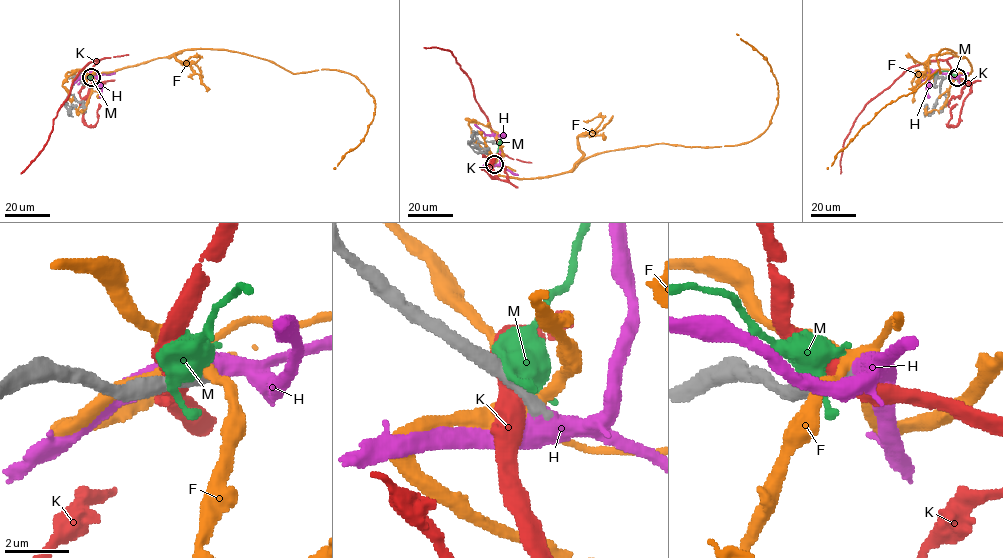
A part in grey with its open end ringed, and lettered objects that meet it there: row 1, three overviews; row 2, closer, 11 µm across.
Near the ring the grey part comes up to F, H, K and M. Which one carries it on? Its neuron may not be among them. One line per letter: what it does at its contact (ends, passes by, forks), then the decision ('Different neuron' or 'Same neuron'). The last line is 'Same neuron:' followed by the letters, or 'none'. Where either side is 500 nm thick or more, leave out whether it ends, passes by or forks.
F: It forks there. Different neuron
H: Same neuron
K: It passes by. Different neuron
M: It passes by. Different neuron
Same neuron: H

